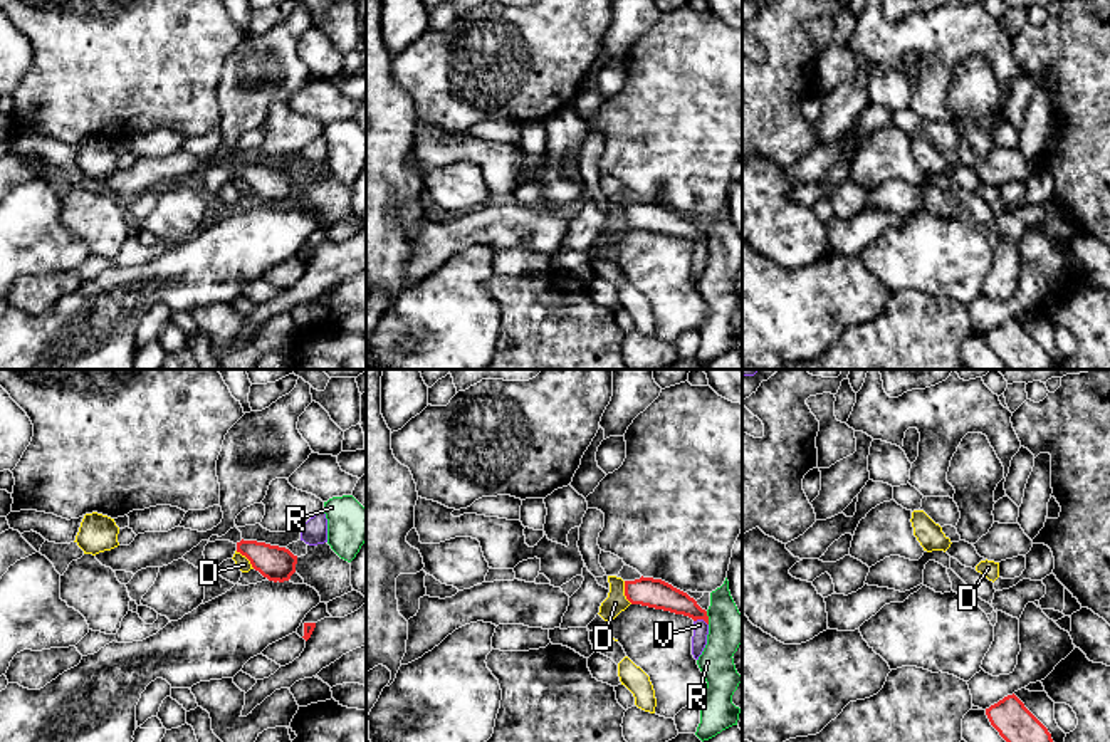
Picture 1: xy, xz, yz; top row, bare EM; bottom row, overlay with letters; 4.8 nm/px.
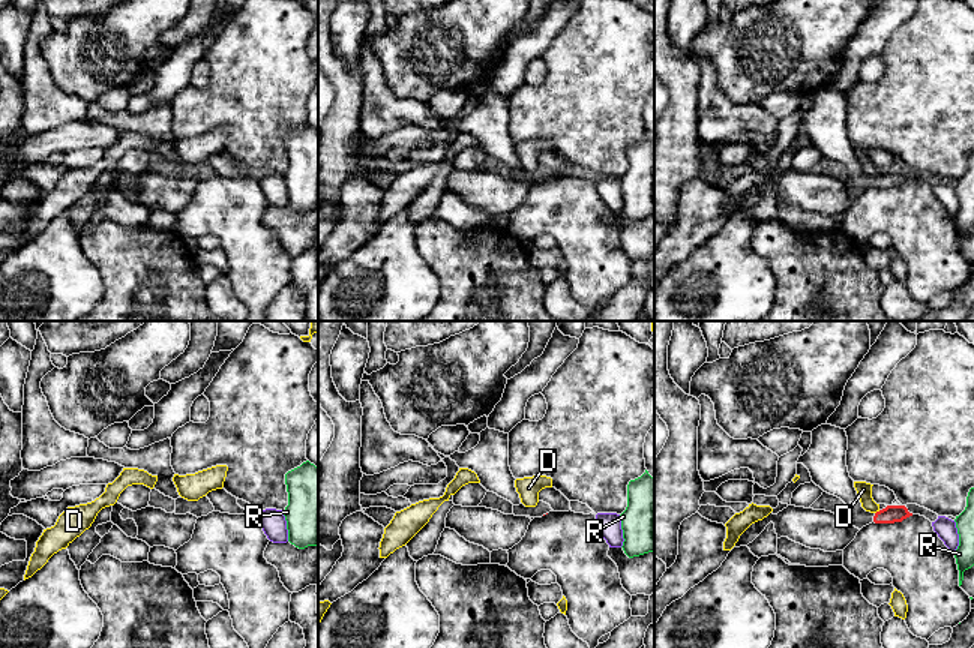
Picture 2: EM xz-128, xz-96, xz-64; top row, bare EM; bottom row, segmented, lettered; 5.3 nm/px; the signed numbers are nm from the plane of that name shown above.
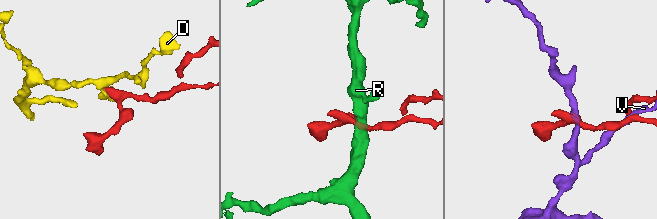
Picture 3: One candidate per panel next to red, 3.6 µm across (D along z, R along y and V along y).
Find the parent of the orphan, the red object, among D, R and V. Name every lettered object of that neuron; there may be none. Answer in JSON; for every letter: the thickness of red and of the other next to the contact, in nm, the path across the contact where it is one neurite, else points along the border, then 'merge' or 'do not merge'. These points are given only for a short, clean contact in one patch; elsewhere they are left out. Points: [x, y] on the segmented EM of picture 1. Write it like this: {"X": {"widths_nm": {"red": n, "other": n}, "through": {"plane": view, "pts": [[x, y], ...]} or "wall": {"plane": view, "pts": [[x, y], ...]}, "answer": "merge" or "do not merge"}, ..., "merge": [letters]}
{"D": {"widths_nm": {"red": 140, "other": 100}, "wall": {"plane": "xz", "pts": [[623, 581], [623, 595], [632, 603]]}, "answer": "do not merge"}, "R": {"widths_nm": {"red": 130, "other": 190}, "wall": {"plane": "xz", "pts": [[706, 611], [709, 623]]}, "answer": "do not merge"}, "V": {"widths_nm": {"red": 140, "other": 80}, "wall": {"plane": "xz", "pts": [[694, 620], [702, 620], [707, 625]]}, "answer": "do not merge"}, "merge": []}

